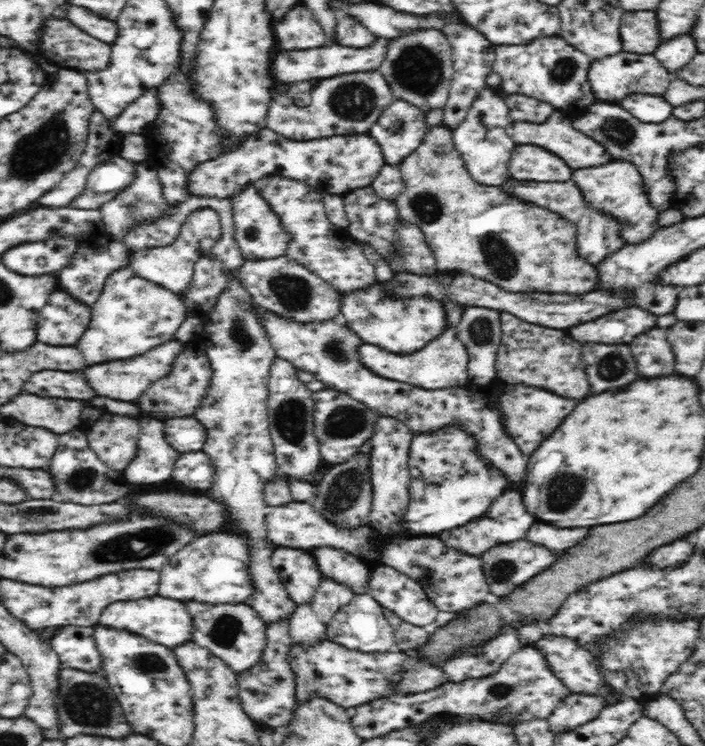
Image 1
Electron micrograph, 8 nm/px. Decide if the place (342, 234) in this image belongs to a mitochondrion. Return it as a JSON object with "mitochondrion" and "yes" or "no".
{"mitochondrion":"no"}

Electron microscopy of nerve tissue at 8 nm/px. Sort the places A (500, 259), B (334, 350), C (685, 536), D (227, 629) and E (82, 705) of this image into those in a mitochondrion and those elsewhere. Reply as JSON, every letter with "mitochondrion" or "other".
{"A":"mitochondrion","B":"mitochondrion","C":"other","D":"mitochondrion","E":"mitochondrion"}

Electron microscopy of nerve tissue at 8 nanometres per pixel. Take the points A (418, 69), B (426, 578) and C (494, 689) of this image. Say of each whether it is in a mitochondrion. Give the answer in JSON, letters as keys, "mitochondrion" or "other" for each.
{"A":"mitochondrion","B":"other","C":"mitochondrion"}

